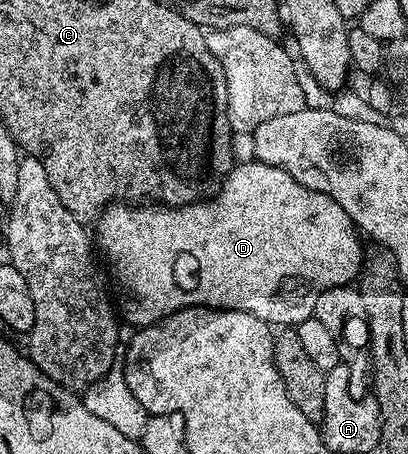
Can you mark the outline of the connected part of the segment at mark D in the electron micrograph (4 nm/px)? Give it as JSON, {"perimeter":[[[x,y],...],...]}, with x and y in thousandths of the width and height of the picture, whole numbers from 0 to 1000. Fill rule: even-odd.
{"perimeter":[[[635,355],[618,359],[581,357],[569,379],[549,392],[549,405],[539,419],[507,443],[461,447],[451,456],[414,456],[409,452],[311,452],[306,445],[287,445],[255,458],[245,480],[230,493],[230,535],[250,559],[265,568],[265,588],[275,595],[275,615],[294,639],[294,667],[289,659],[289,685],[314,711],[326,711],[326,722],[363,720],[373,711],[397,707],[429,685],[453,685],[461,676],[515,676],[544,685],[591,685],[632,698],[645,711],[679,716],[723,716],[767,700],[775,689],[775,665],[789,645],[799,645],[814,632],[850,632],[880,608],[887,573],[895,568],[895,546],[882,546],[885,511],[870,491],[855,482],[853,471],[799,425],[779,425],[770,416],[750,416],[721,390],[711,390],[706,377],[681,372],[672,363],[652,363]]]}

